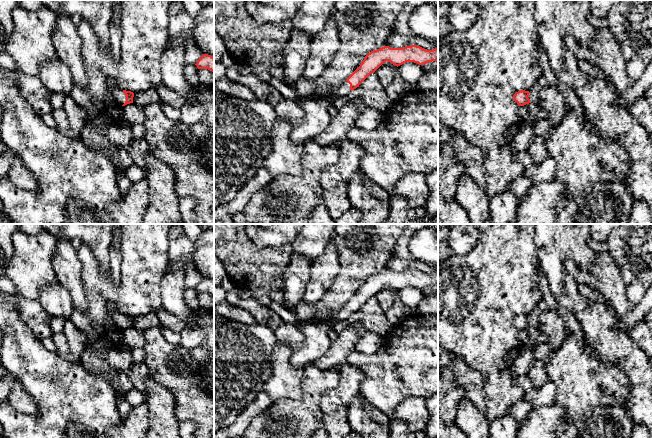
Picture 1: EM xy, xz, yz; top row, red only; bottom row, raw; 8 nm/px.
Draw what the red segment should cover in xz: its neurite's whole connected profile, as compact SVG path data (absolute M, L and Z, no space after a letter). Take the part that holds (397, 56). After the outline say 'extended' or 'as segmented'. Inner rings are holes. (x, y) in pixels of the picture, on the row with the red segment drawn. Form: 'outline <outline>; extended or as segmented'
outline M417 45L402 48L384 46L368 53L360 66L338 88L325 97L306 98L300 107L304 111L303 122L292 129L290 139L295 144L304 145L315 136L322 133L330 124L331 116L328 107L339 96L346 96L372 73L374 73L386 61L395 66L406 62L414 62L424 65L432 61L438 61L438 48L427 50Z; extended

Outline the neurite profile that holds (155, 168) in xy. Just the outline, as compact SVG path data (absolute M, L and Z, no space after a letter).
M145 156L149 206L143 224L183 224L173 171L154 156Z

